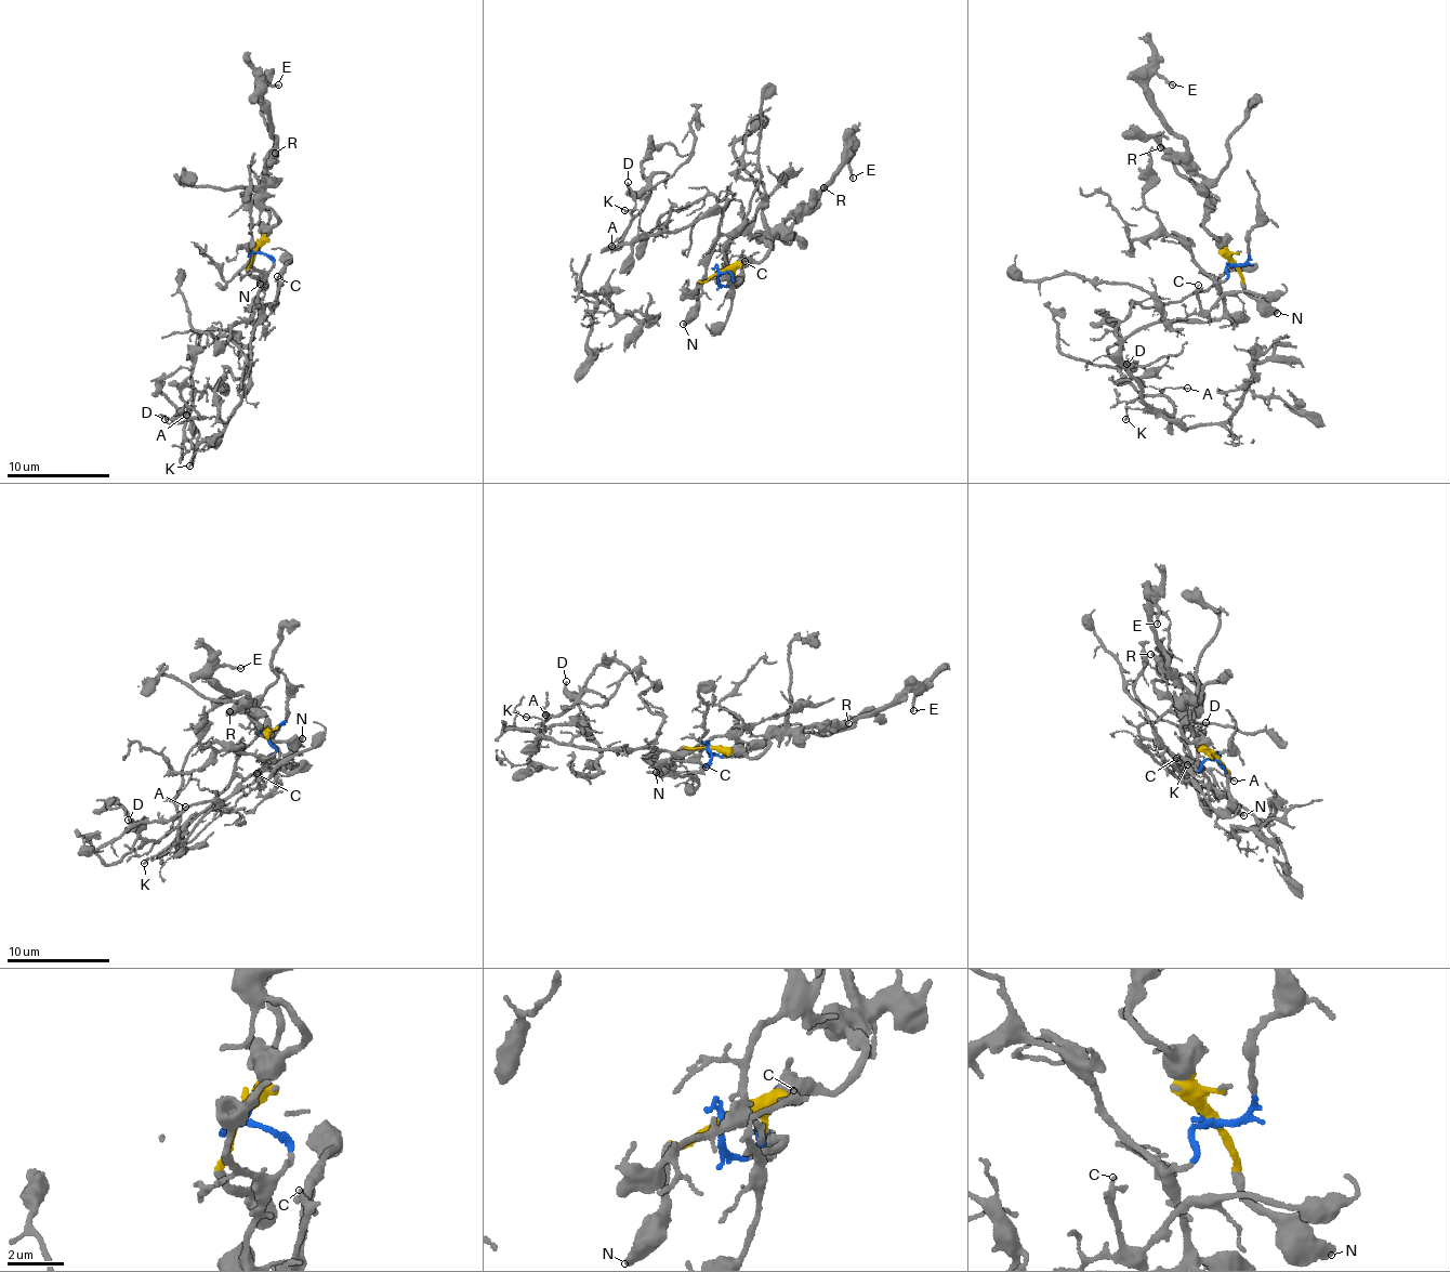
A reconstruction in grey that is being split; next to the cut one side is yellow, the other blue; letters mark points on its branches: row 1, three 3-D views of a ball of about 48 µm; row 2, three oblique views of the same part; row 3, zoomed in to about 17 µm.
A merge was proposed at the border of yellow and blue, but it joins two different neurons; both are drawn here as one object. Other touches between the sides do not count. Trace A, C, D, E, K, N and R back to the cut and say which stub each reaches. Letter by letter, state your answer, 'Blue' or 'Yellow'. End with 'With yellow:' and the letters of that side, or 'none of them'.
A: Blue
C: Blue
D: Blue
E: Yellow
K: Blue
N: Yellow
R: Yellow
With yellow: E, N, R

